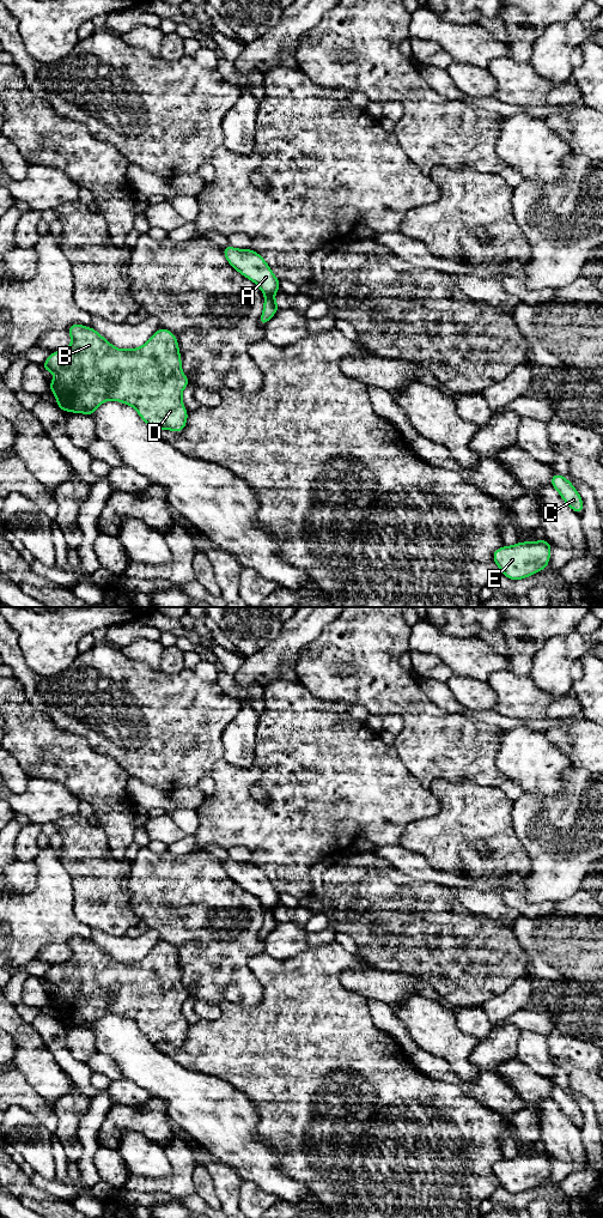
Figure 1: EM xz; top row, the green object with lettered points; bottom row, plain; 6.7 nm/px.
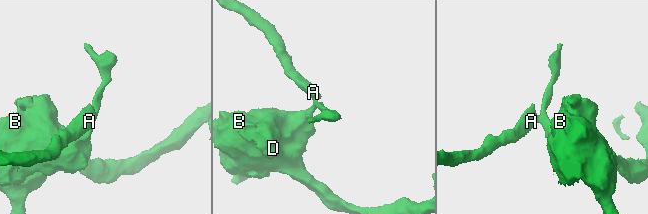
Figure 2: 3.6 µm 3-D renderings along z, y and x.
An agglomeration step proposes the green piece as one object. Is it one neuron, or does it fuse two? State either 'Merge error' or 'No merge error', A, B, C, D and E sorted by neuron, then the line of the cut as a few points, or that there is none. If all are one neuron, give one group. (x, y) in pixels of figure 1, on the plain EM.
Merge error. Groups: A / B C D E. Split along xz (266, 908), (272, 910)

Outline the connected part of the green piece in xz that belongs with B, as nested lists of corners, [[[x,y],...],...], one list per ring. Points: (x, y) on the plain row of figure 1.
[[[73,937],[67,945],[72,952],[71,958],[51,965],[42,977],[45,986],[55,987],[55,992],[49,995],[49,1002],[55,1008],[57,1013],[55,1018],[59,1022],[92,1030],[93,1024],[106,1013],[115,1013],[134,1020],[140,1031],[154,1044],[165,1042],[177,1047],[184,1043],[189,1025],[184,1022],[182,1005],[190,994],[182,984],[178,955],[171,944],[159,940],[141,961],[126,963],[112,959],[92,940]]]

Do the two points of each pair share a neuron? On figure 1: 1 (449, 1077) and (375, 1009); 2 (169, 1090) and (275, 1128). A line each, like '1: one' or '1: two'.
1: one
2: two

